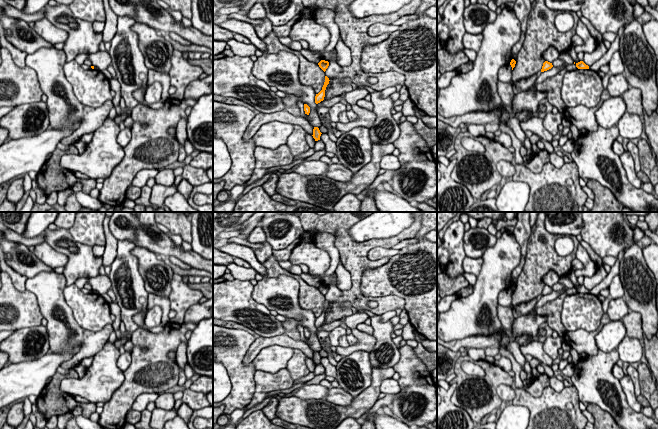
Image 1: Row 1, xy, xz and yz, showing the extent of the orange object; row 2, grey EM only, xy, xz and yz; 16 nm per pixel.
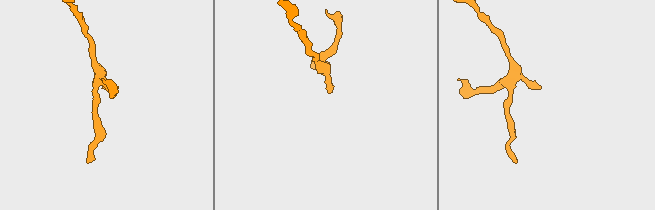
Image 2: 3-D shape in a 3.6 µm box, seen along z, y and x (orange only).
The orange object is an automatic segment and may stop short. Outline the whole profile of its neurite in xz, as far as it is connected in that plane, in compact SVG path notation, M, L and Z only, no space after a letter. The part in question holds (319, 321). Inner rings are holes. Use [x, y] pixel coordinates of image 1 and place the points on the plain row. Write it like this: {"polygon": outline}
{"polygon": "M325 300L325 306L324 306L324 309L322 311L322 314L318 318L316 318L316 320L315 320L315 327L316 328L318 328L324 324L325 314L326 314L327 309L329 308L329 305L330 305L329 302L327 300Z"}

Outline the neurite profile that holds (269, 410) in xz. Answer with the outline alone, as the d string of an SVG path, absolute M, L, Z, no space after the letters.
M272 397L269 403L262 409L262 412L269 420L272 420L277 417L276 416L277 407L278 407L278 399Z

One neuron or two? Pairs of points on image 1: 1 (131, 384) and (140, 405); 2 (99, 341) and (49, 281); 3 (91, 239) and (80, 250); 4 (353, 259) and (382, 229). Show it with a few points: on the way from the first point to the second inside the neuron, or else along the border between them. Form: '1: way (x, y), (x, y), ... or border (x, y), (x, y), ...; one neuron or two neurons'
1: border (158, 393), (142, 393), (128, 410); two neurons
2: way (82, 334), (69, 321), (65, 309), (54, 298); one neuron
3: border (68, 230), (75, 240), (91, 247); two neurons
4: border (396, 234), (363, 241), (354, 241), (350, 238); two neurons

